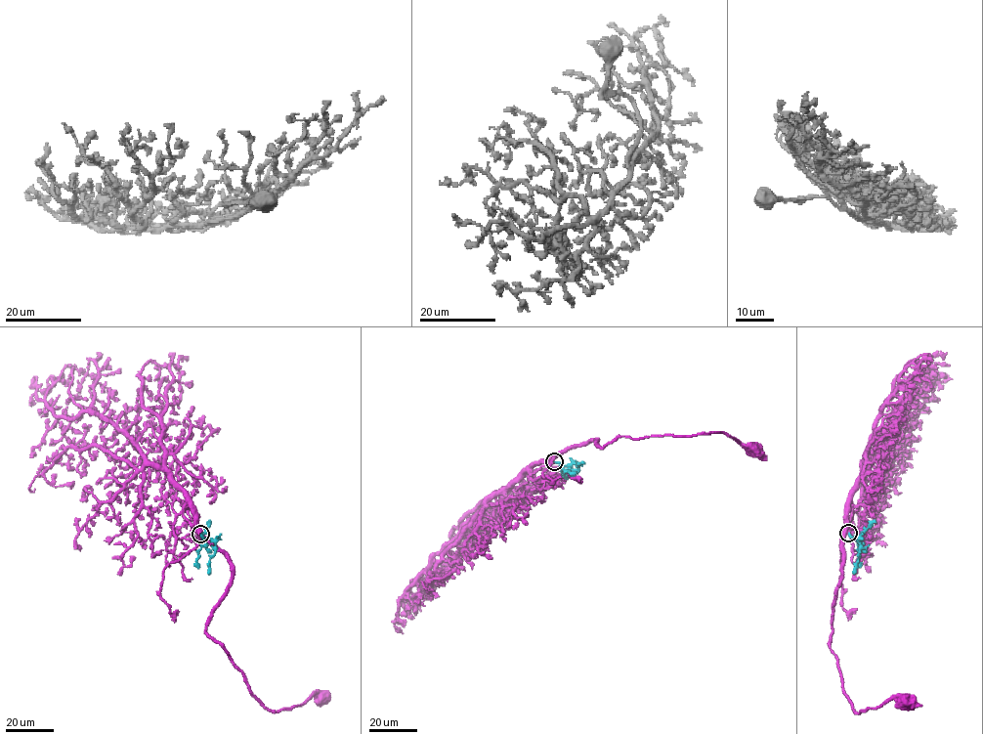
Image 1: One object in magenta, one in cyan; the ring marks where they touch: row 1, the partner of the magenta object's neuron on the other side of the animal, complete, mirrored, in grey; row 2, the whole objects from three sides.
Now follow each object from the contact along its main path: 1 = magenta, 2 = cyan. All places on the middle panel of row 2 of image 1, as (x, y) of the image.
1: (554, 462), (529, 473), (569, 449), (597, 439), (601, 448), (619, 436), (725, 432), (753, 450)
2: (554, 462), (563, 465), (578, 465), (582, 462)

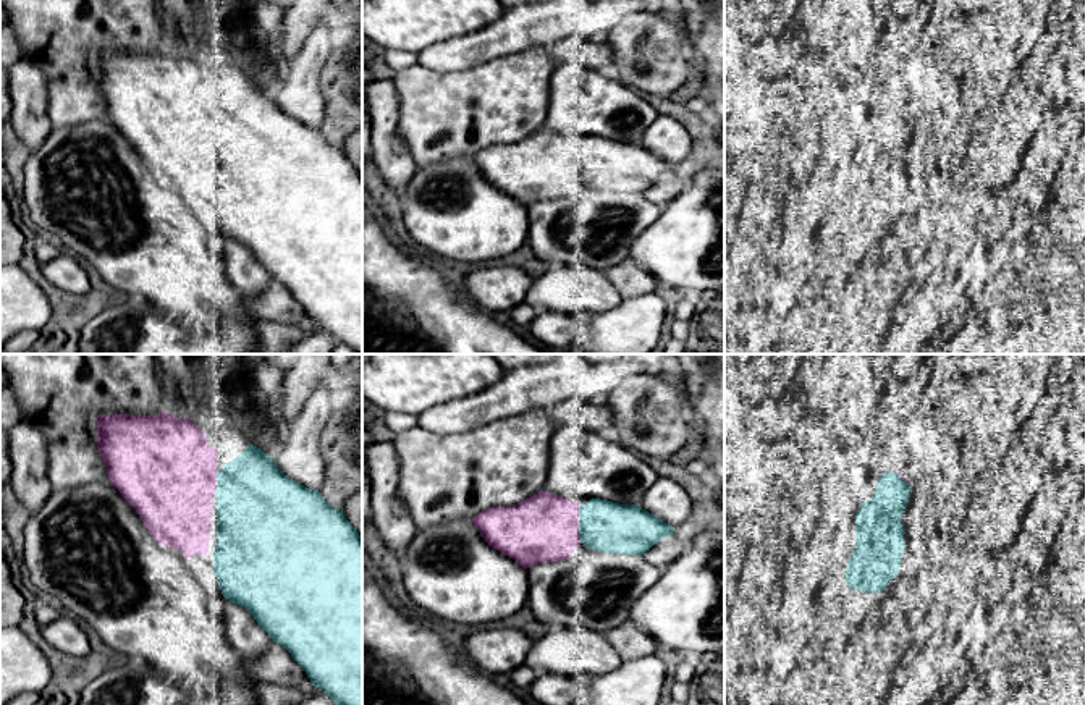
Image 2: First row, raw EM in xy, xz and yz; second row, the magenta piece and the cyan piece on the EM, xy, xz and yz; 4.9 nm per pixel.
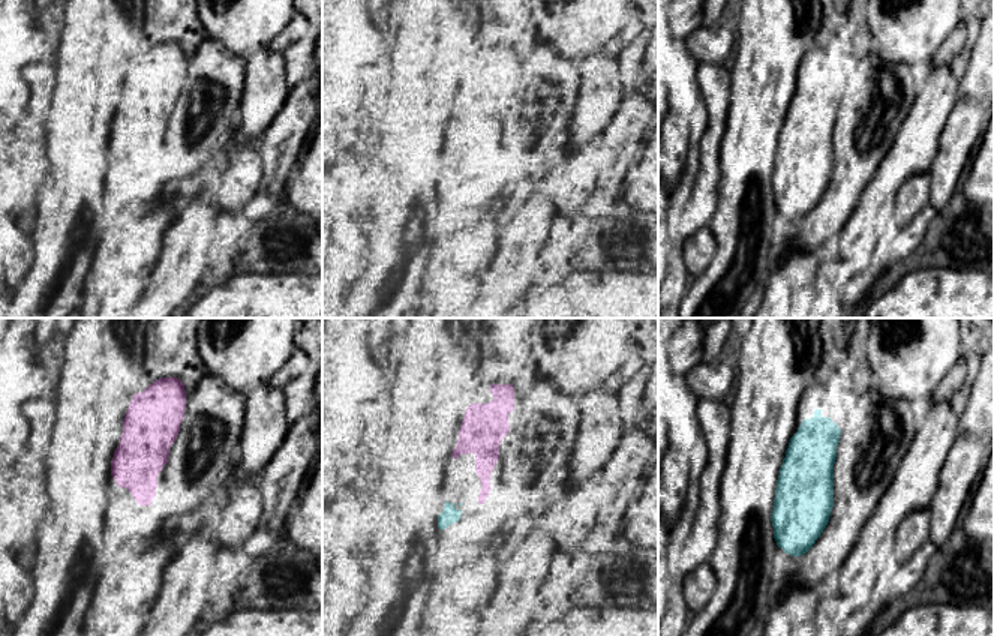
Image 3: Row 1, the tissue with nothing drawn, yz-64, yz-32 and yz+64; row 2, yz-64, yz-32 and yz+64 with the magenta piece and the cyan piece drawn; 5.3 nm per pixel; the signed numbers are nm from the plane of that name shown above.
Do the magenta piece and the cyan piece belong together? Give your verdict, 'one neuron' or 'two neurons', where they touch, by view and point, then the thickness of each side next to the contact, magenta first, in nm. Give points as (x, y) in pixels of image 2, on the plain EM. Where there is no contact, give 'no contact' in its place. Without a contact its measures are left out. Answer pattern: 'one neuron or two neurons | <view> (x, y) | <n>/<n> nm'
one neuron | xz (578, 160) | 340/260 nm

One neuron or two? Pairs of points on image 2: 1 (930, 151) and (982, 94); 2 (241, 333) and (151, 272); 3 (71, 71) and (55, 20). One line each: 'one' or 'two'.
1: one
2: one
3: one

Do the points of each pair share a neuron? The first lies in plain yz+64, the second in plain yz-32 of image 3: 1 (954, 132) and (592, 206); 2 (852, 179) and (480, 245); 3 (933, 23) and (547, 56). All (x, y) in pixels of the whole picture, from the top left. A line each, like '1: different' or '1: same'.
1: same
2: different
3: different

